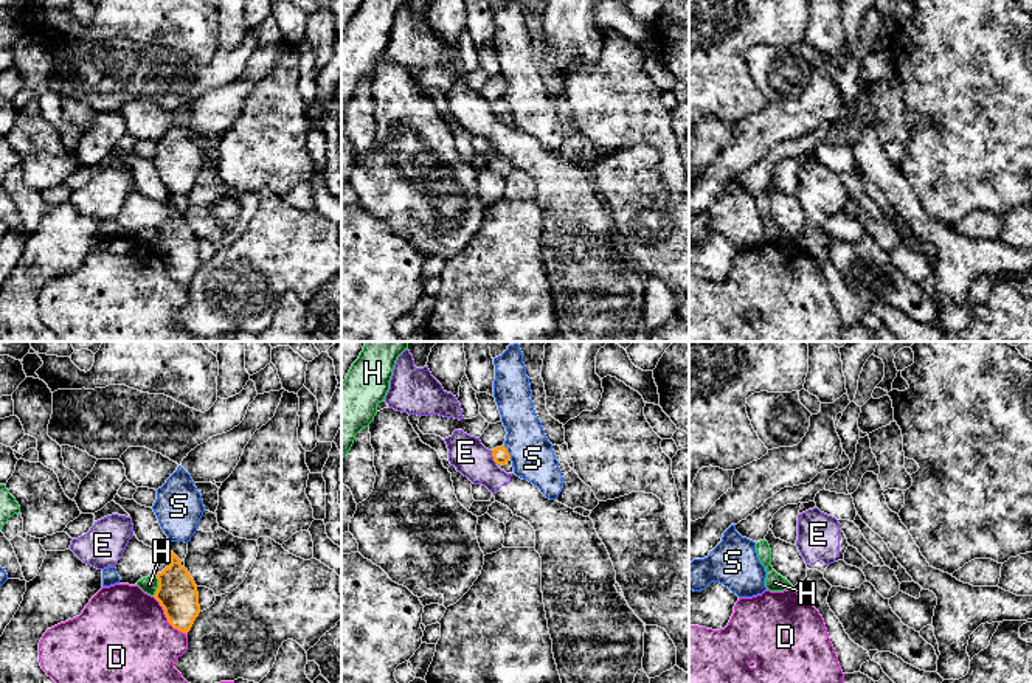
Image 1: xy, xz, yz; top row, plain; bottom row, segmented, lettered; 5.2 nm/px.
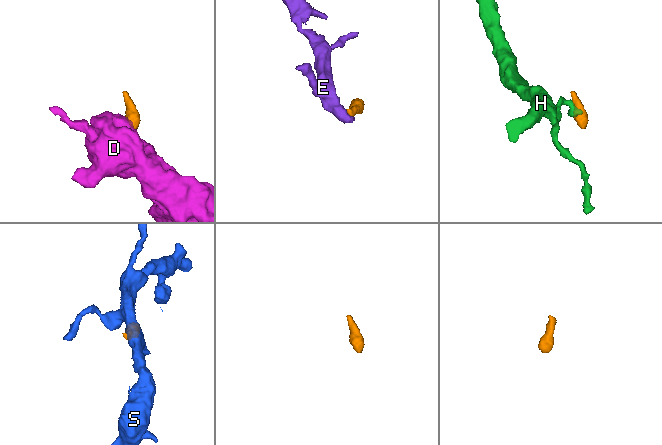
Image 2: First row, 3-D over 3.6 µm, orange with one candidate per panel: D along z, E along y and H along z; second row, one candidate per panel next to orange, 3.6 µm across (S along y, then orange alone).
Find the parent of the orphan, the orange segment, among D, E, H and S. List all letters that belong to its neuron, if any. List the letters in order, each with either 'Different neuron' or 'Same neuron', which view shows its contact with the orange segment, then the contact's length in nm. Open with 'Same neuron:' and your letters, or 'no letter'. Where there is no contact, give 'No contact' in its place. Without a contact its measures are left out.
Same neuron: no letter
D: Different neuron. Touches orange in xy. Shared border 260 nm
E: Different neuron. Touches orange in xz. Shared border 80 nm
H: Different neuron. Touches orange in xy. Shared border 110 nm
S: Different neuron. Touches orange in xz. Shared border 80 nm

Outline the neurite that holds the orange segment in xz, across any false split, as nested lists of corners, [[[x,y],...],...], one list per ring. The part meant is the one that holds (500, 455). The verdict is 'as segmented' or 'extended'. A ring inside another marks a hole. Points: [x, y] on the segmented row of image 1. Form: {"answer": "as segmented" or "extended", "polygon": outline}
{"answer": "extended", "polygon": [[[504,446],[493,449],[492,456],[501,470],[504,470],[506,473],[514,473],[511,455]]]}

